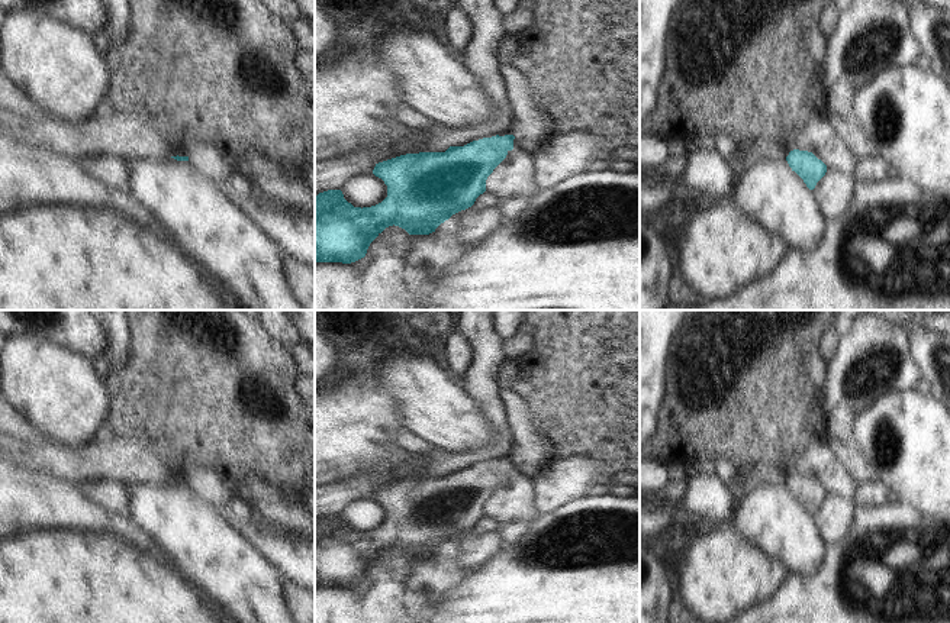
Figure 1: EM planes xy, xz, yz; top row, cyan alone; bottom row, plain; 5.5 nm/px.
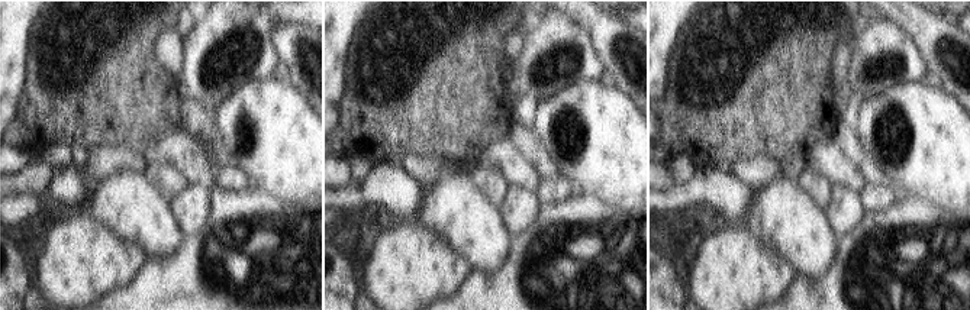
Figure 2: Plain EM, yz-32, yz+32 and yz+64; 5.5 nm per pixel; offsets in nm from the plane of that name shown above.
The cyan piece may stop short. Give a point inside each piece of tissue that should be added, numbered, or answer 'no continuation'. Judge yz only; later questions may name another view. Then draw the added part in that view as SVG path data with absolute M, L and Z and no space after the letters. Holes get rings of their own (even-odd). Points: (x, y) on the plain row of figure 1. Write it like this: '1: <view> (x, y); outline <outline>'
no continuation

